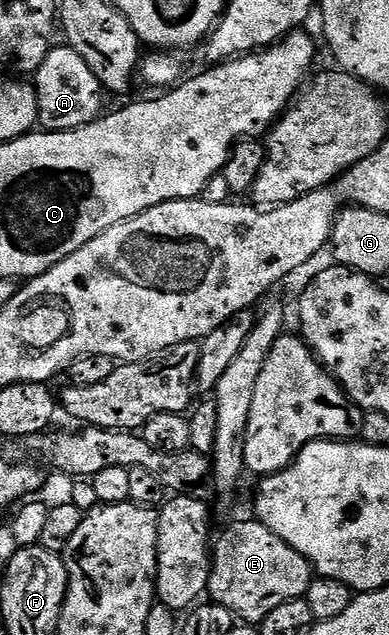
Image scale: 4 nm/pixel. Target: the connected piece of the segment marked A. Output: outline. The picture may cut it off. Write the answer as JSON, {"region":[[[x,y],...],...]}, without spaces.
{"region":[[[66,45],[52,46],[45,61],[41,61],[33,76],[33,94],[39,110],[38,126],[45,131],[68,131],[81,125],[89,125],[100,118],[104,110],[104,92],[99,86],[97,77],[89,65],[85,65],[85,57],[80,57],[72,47]]]}

